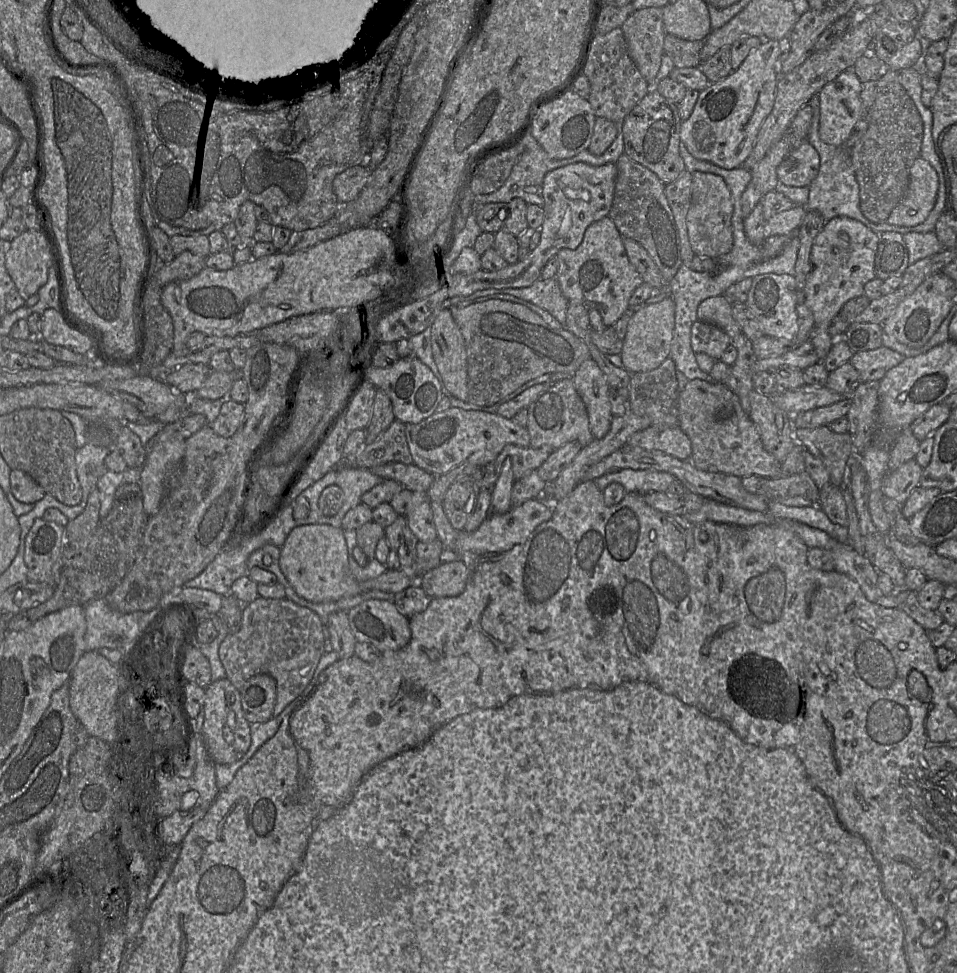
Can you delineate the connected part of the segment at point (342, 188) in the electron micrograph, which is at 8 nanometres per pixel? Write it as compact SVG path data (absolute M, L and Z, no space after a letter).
M358 164L336 175L332 189L338 202L352 203L369 182L371 170L365 164Z

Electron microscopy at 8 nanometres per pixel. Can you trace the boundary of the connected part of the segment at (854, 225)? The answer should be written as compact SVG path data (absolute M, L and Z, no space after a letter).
M838 216L824 223L816 235L810 254L811 271L805 285L805 304L814 316L810 340L818 358L823 361L829 353L833 338L829 326L843 305L852 298L864 295L864 285L876 277L875 255L878 234L859 220Z

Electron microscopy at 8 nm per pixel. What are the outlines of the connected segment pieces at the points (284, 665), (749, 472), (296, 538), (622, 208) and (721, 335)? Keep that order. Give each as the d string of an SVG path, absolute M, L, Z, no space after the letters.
M259 596L253 602L243 604L241 628L238 632L229 633L225 637L219 647L219 658L225 669L226 678L238 690L255 675L268 674L275 679L276 702L272 717L276 717L309 685L320 657L325 652L324 645L325 625L315 612L287 598L272 599Z
M710 379L688 381L679 393L677 410L678 426L690 439L690 461L697 469L739 478L782 475L781 463L764 449L756 426L742 409L738 397L724 384Z
M325 524L303 525L292 529L280 547L279 567L295 592L313 603L336 601L370 590L394 594L415 584L424 574L418 573L414 562L412 569L386 570L376 578L358 581L349 568L343 530Z
M624 153L615 164L617 176L614 197L607 216L622 237L635 240L648 252L660 270L665 284L669 284L683 262L680 256L678 231L664 193L665 184L652 171Z
M696 320L691 327L690 343L694 353L704 353L718 361L732 339L716 325Z

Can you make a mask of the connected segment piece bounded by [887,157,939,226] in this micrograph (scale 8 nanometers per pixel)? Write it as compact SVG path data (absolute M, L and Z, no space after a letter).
M922 157L915 159L904 197L891 211L887 222L897 226L922 223L934 207L938 185L938 175L933 166Z

